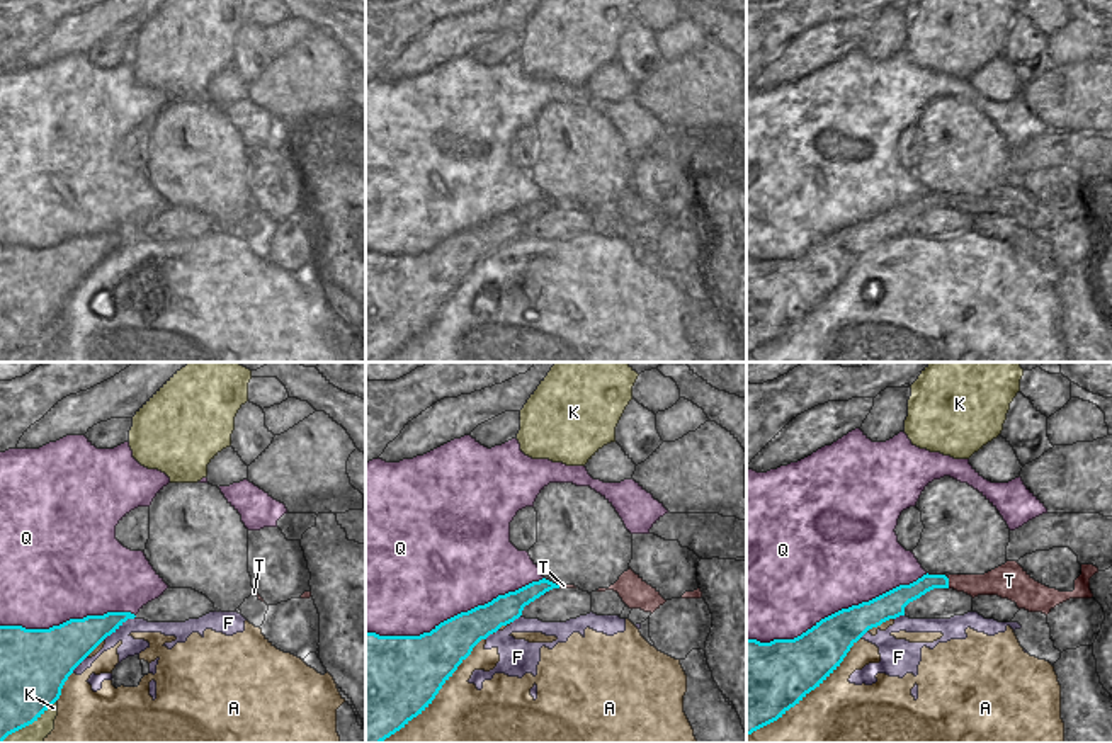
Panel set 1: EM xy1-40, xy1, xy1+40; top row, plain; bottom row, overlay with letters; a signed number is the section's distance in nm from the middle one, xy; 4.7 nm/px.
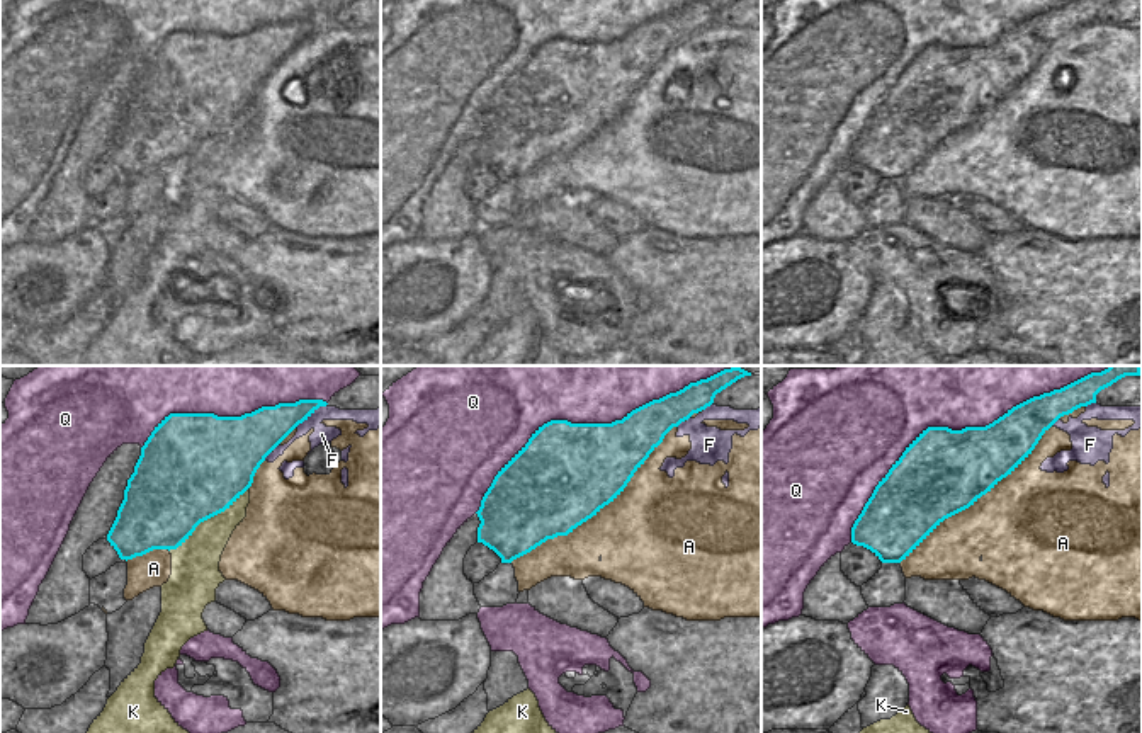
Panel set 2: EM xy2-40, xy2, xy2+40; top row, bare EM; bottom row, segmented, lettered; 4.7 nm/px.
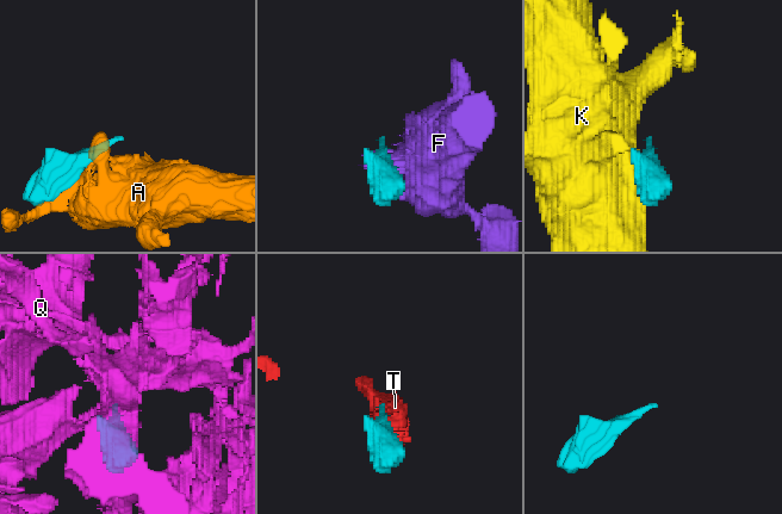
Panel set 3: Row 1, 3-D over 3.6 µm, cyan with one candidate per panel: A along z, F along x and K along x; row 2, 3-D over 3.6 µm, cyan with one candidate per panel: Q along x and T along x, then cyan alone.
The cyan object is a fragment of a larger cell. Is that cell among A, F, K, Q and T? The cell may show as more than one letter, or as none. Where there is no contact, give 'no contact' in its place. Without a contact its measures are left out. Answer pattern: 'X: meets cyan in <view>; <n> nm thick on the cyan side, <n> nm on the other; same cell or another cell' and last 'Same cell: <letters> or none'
A: meets cyan in xy2+40; 400 nm thick on the cyan side, 460 nm on the other; another cell
F: meets cyan in xy1-40; 200 nm thick on the cyan side, 90 nm on the other; another cell
K: meets cyan in xy2-40; 500 nm thick on the cyan side, 220 nm on the other; another cell
Q: meets cyan in xy2+40; 400 nm thick on the cyan side, 320 nm on the other; another cell
T: meets cyan in xy1+40; 100 nm thick on the cyan side, 130 nm on the other; same cell
Same cell: T

